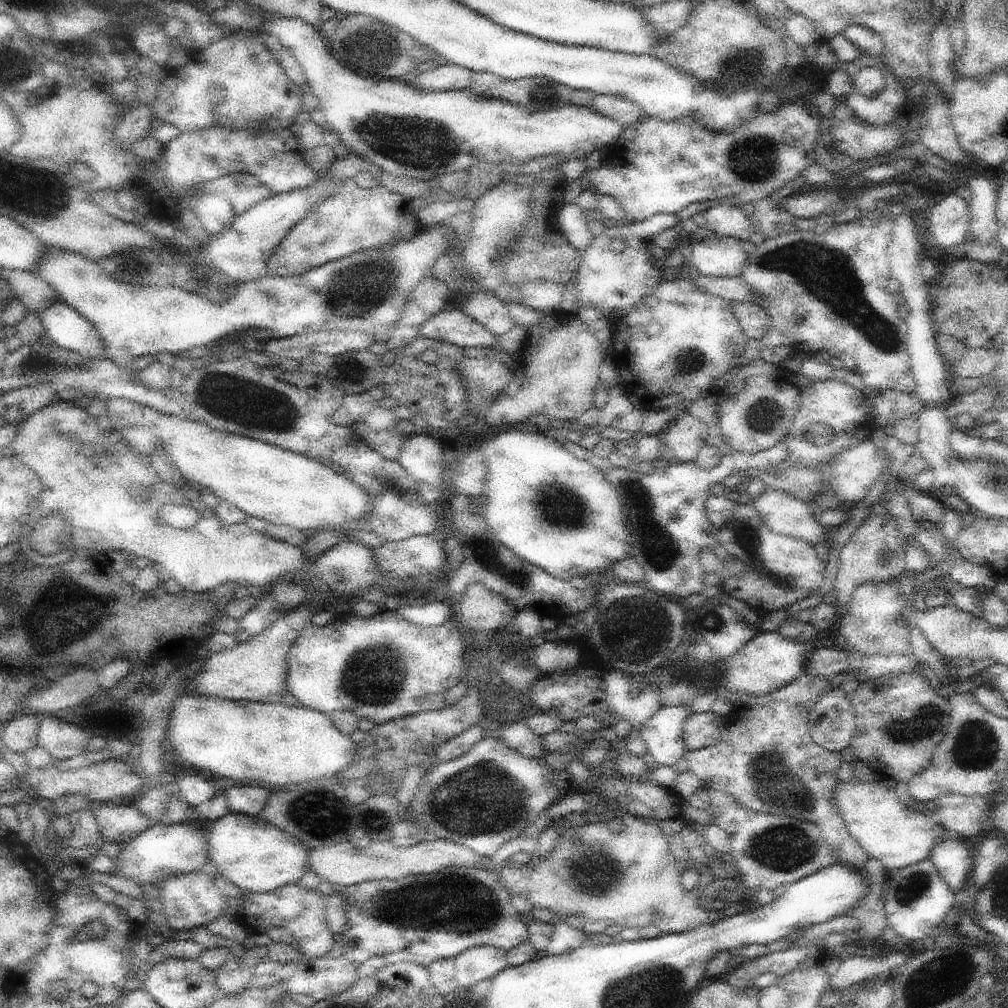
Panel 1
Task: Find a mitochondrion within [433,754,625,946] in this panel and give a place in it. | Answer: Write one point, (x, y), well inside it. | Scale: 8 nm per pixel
(478, 909)

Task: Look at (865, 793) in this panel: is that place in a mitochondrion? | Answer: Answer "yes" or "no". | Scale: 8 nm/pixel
no

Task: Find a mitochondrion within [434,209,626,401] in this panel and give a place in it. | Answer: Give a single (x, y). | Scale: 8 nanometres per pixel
(500, 245)

